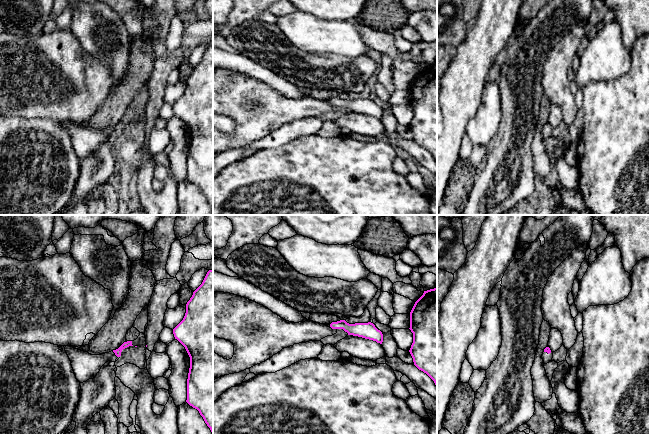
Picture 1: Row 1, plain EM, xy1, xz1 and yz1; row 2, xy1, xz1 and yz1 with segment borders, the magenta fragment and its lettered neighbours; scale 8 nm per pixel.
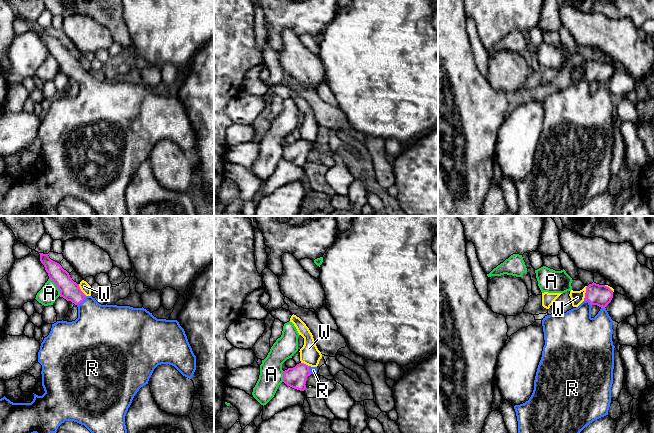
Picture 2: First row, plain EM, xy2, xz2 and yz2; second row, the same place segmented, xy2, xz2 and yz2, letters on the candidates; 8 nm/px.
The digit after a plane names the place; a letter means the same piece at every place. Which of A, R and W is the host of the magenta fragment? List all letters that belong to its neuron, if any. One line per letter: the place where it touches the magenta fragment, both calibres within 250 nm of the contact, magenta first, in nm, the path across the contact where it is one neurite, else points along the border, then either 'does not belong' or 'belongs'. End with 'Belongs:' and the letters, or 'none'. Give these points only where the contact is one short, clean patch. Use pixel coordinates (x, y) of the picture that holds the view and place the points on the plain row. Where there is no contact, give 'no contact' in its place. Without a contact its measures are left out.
A: meets magenta in xy2 at (57, 62); 160 nm thick on the magenta side, 150 nm on the other; border along xy2 (49, 54), (59, 66), (60, 71); does not belong
R: meets magenta in xy2 at (82, 77); 160 nm thick on the magenta side, 380 nm on the other; runs through xy2 (69, 66), (82, 77), (98, 103); belongs
W: meets magenta in yz2 at (585, 69); 170 nm thick on the magenta side, 110 nm on the other; border along yz2 (587, 62), (583, 76); does not belong
Belongs: R

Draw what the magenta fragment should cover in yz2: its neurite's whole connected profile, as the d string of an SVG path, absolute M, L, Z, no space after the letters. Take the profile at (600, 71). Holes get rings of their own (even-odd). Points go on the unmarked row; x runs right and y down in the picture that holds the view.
M593 58L586 63L584 77L578 83L543 94L545 121L534 156L534 166L528 177L514 182L518 197L517 216L573 216L590 199L608 191L615 122L612 117L613 96L605 83L612 74L613 67L609 63ZM593 81L601 84L594 94L591 93Z

